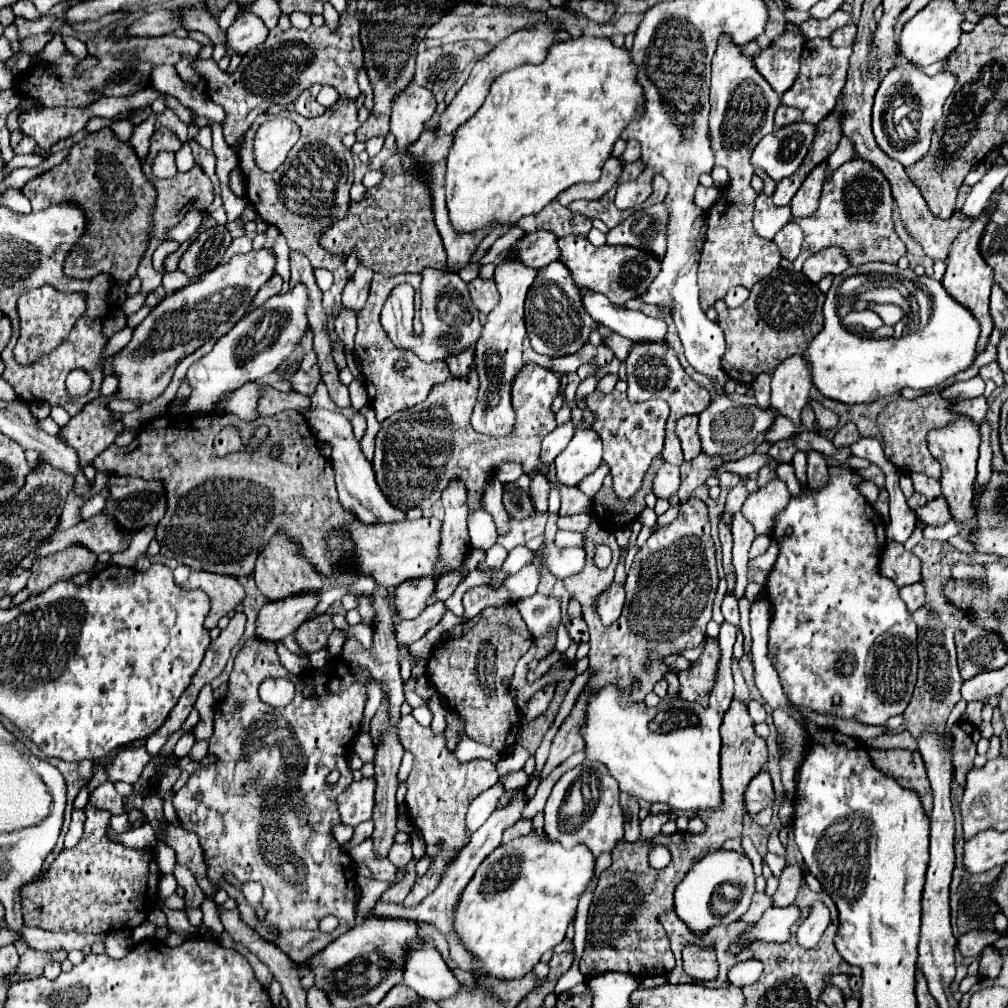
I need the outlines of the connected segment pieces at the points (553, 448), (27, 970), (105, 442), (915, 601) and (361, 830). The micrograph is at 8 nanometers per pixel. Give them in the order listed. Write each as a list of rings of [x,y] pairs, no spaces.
[[[568,422],[560,428],[556,428],[554,432],[550,432],[544,440],[542,440],[542,450],[540,450],[540,466],[536,466],[532,472],[528,472],[528,476],[536,476],[542,474],[548,478],[548,466],[554,462],[554,458],[566,448],[566,444],[572,440],[574,436],[574,424]]]
[[[28,948],[26,952],[22,952],[16,970],[12,974],[8,974],[8,982],[14,984],[14,982],[20,982],[20,980],[30,980],[30,978],[42,976],[44,964],[48,964],[50,960],[64,962],[66,952],[62,952],[62,950],[58,950],[58,952],[38,952],[38,950]]]
[[[96,398],[88,402],[84,410],[70,418],[70,422],[58,434],[64,444],[78,452],[80,468],[88,466],[102,450],[114,442],[118,432],[122,432],[122,424],[114,422],[110,410],[106,410],[106,400],[108,398]]]
[[[916,582],[900,588],[900,598],[906,602],[908,612],[916,612],[924,604],[924,584]]]
[[[368,820],[368,822],[362,822],[360,826],[356,826],[354,828],[354,834],[352,834],[352,838],[350,838],[350,842],[348,844],[344,844],[342,846],[342,850],[352,850],[354,846],[358,846],[362,840],[366,840],[366,838],[370,838],[372,836],[372,820]]]

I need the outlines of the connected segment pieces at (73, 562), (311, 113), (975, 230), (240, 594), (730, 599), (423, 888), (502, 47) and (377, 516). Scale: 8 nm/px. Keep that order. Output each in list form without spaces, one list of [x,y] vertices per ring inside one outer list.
[[[74,546],[72,550],[62,550],[52,558],[42,558],[40,562],[34,562],[34,566],[30,568],[32,574],[28,578],[26,590],[30,592],[30,596],[42,594],[60,580],[70,580],[80,572],[92,572],[94,564],[96,556],[88,554],[82,546]]]
[[[310,86],[308,90],[304,90],[304,92],[292,102],[290,108],[292,108],[294,112],[298,112],[300,116],[304,116],[304,118],[320,116],[326,108],[316,102],[316,92],[318,92],[318,86]]]
[[[986,214],[980,216],[978,220],[972,222],[972,226],[964,232],[958,234],[958,238],[954,240],[952,244],[952,250],[950,250],[950,256],[948,256],[948,268],[946,268],[946,274],[942,278],[942,286],[944,290],[958,302],[962,304],[966,310],[972,312],[972,316],[980,322],[980,338],[978,338],[978,344],[976,344],[976,354],[982,354],[986,350],[986,344],[988,344],[988,338],[990,338],[990,332],[992,332],[992,318],[990,318],[990,312],[988,312],[988,298],[990,298],[990,290],[992,290],[992,284],[994,284],[994,278],[992,278],[992,268],[984,262],[984,258],[980,258],[980,234],[984,232],[984,226],[986,226]]]
[[[194,570],[188,578],[188,588],[200,588],[210,598],[210,612],[204,620],[204,628],[212,630],[218,626],[218,620],[234,610],[236,604],[244,598],[244,588],[234,576],[204,574]]]
[[[728,594],[728,596],[724,596],[724,602],[722,602],[722,614],[724,614],[726,622],[732,622],[736,628],[740,628],[738,600],[734,598],[734,594]]]
[[[412,714],[400,716],[400,722],[396,724],[396,734],[404,750],[414,754],[414,766],[406,780],[408,818],[424,834],[426,854],[432,856],[432,864],[428,872],[416,880],[416,884],[412,886],[410,894],[404,900],[404,906],[416,906],[428,894],[432,894],[432,890],[438,886],[440,876],[444,872],[444,862],[448,862],[448,858],[452,858],[452,854],[460,850],[464,842],[468,842],[468,836],[464,830],[464,818],[466,818],[470,800],[476,798],[476,794],[494,786],[498,782],[498,772],[496,772],[496,766],[488,760],[458,762],[456,756],[452,756],[446,750],[444,734],[434,736],[432,730],[420,726]]]
[[[540,24],[538,28],[514,32],[514,34],[510,34],[508,38],[504,38],[502,42],[498,42],[492,52],[488,52],[484,58],[480,58],[480,60],[476,62],[476,66],[472,68],[466,84],[458,90],[458,94],[454,96],[454,100],[448,104],[448,108],[446,108],[444,114],[440,116],[438,126],[436,126],[436,134],[438,134],[438,136],[452,134],[458,126],[462,126],[466,120],[470,120],[470,118],[478,112],[478,108],[482,106],[484,98],[488,96],[488,90],[490,90],[492,82],[494,82],[500,74],[504,74],[504,72],[508,72],[508,70],[512,70],[512,68],[518,68],[518,66],[522,66],[522,64],[526,64],[526,62],[538,64],[540,60],[544,60],[548,48],[554,44],[554,36],[556,36],[556,30],[554,30],[554,28],[550,28],[550,26],[546,26],[546,24]]]
[[[310,408],[306,412],[306,420],[312,428],[312,432],[316,434],[318,440],[328,442],[332,446],[332,454],[330,454],[330,464],[334,468],[336,474],[336,488],[338,488],[338,498],[340,504],[346,512],[350,512],[356,520],[360,522],[394,522],[394,520],[402,520],[404,512],[396,510],[390,502],[386,502],[384,494],[380,494],[380,488],[376,486],[376,478],[372,474],[372,464],[364,458],[362,450],[360,450],[360,442],[354,438],[352,426],[350,422],[336,412],[320,412]]]

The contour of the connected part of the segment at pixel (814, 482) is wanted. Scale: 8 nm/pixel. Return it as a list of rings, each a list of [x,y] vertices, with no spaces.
[[[808,452],[808,488],[820,490],[828,482],[828,468],[820,452]]]

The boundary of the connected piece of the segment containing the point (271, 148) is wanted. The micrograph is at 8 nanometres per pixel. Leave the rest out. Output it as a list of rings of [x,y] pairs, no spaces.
[[[260,124],[254,134],[256,166],[264,172],[274,172],[285,162],[298,138],[300,128],[296,124]]]

